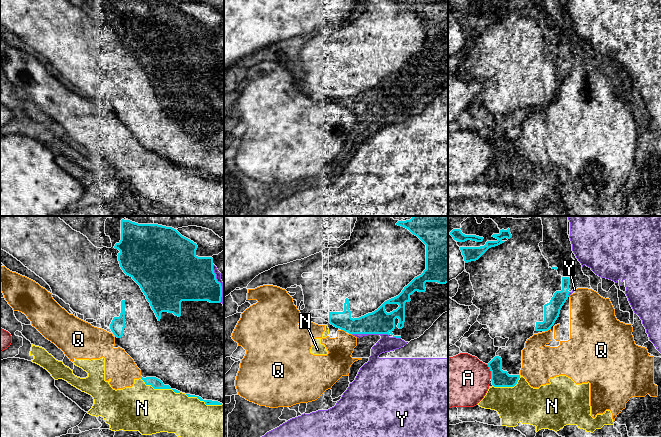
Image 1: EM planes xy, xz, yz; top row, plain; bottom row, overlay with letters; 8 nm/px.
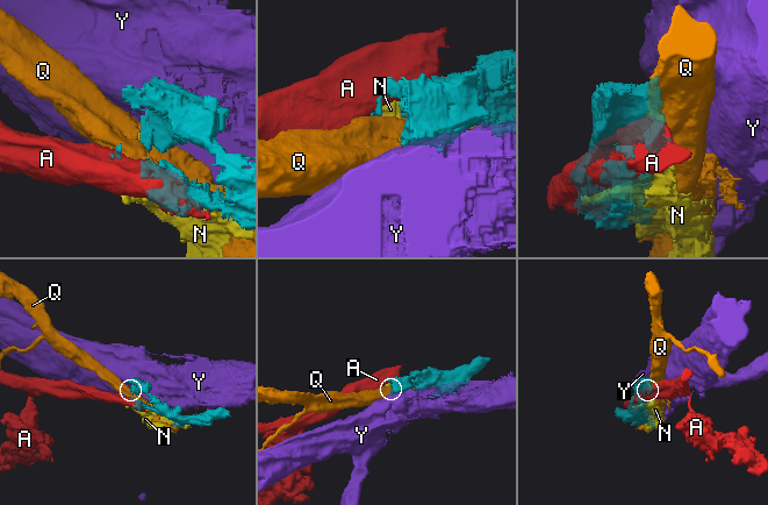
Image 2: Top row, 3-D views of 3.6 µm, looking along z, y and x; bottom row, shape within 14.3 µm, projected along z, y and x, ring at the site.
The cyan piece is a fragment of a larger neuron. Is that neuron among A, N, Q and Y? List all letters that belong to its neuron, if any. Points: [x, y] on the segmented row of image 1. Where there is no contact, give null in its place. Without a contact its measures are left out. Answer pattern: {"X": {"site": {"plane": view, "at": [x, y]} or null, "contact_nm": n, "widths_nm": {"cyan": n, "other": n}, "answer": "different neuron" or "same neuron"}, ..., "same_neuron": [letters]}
{"A": {"site": {"plane": "yz", "at": [490, 370]}, "contact_nm": 130, "widths_nm": {"cyan": 140, "other": 420}, "answer": "different neuron"}, "N": {"site": {"plane": "xy", "at": [160, 388]}, "contact_nm": 340, "widths_nm": {"cyan": 90, "other": 380}, "answer": "different neuron"}, "Q": {"site": {"plane": "yz", "at": [547, 330]}, "contact_nm": 50, "widths_nm": {"cyan": 130, "other": 240}, "answer": "different neuron"}, "Y": {"site": {"plane": "xz", "at": [370, 333]}, "contact_nm": 300, "widths_nm": {"cyan": 190, "other": 130}, "answer": "different neuron"}, "same_neuron": []}

